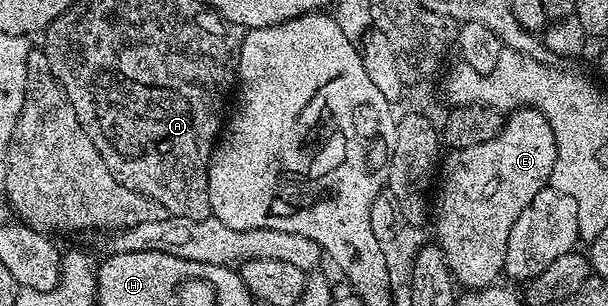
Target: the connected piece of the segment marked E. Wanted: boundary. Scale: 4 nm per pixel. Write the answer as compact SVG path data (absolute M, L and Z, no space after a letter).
M516 109L513 110L505 118L504 131L497 133L492 139L488 139L488 143L476 143L473 147L458 147L450 154L445 154L444 164L440 169L440 181L442 177L442 198L438 201L438 237L437 244L441 245L444 251L444 259L448 263L450 273L453 275L455 282L462 287L473 287L474 289L486 289L490 285L495 284L503 276L506 268L506 252L508 251L508 235L512 231L512 227L516 223L516 219L520 219L520 211L524 211L524 207L528 207L528 203L532 201L540 192L547 188L552 175L552 167L556 163L556 139L552 135L552 127L548 127L548 119L544 119L544 115L540 115L540 111L535 109Z

